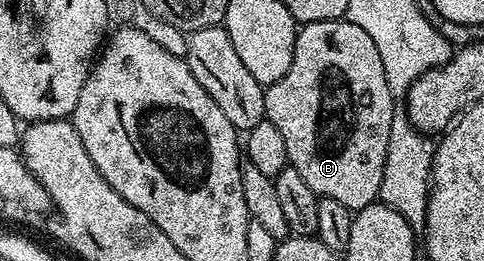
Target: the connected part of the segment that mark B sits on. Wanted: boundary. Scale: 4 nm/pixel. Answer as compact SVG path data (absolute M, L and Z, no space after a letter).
M339 19L337 21L321 21L320 23L308 23L302 25L298 31L298 37L294 40L294 50L292 51L292 67L276 83L265 86L266 98L264 107L266 108L265 120L280 131L280 136L284 139L284 147L288 147L288 165L289 168L300 171L304 183L312 187L312 191L319 199L327 197L336 199L336 203L344 203L351 211L357 211L375 204L378 201L378 192L380 191L380 179L384 179L384 163L388 155L388 135L392 131L392 119L396 112L396 98L388 87L388 79L384 75L384 63L380 63L380 51L376 51L376 43L367 33L356 27L348 19Z

